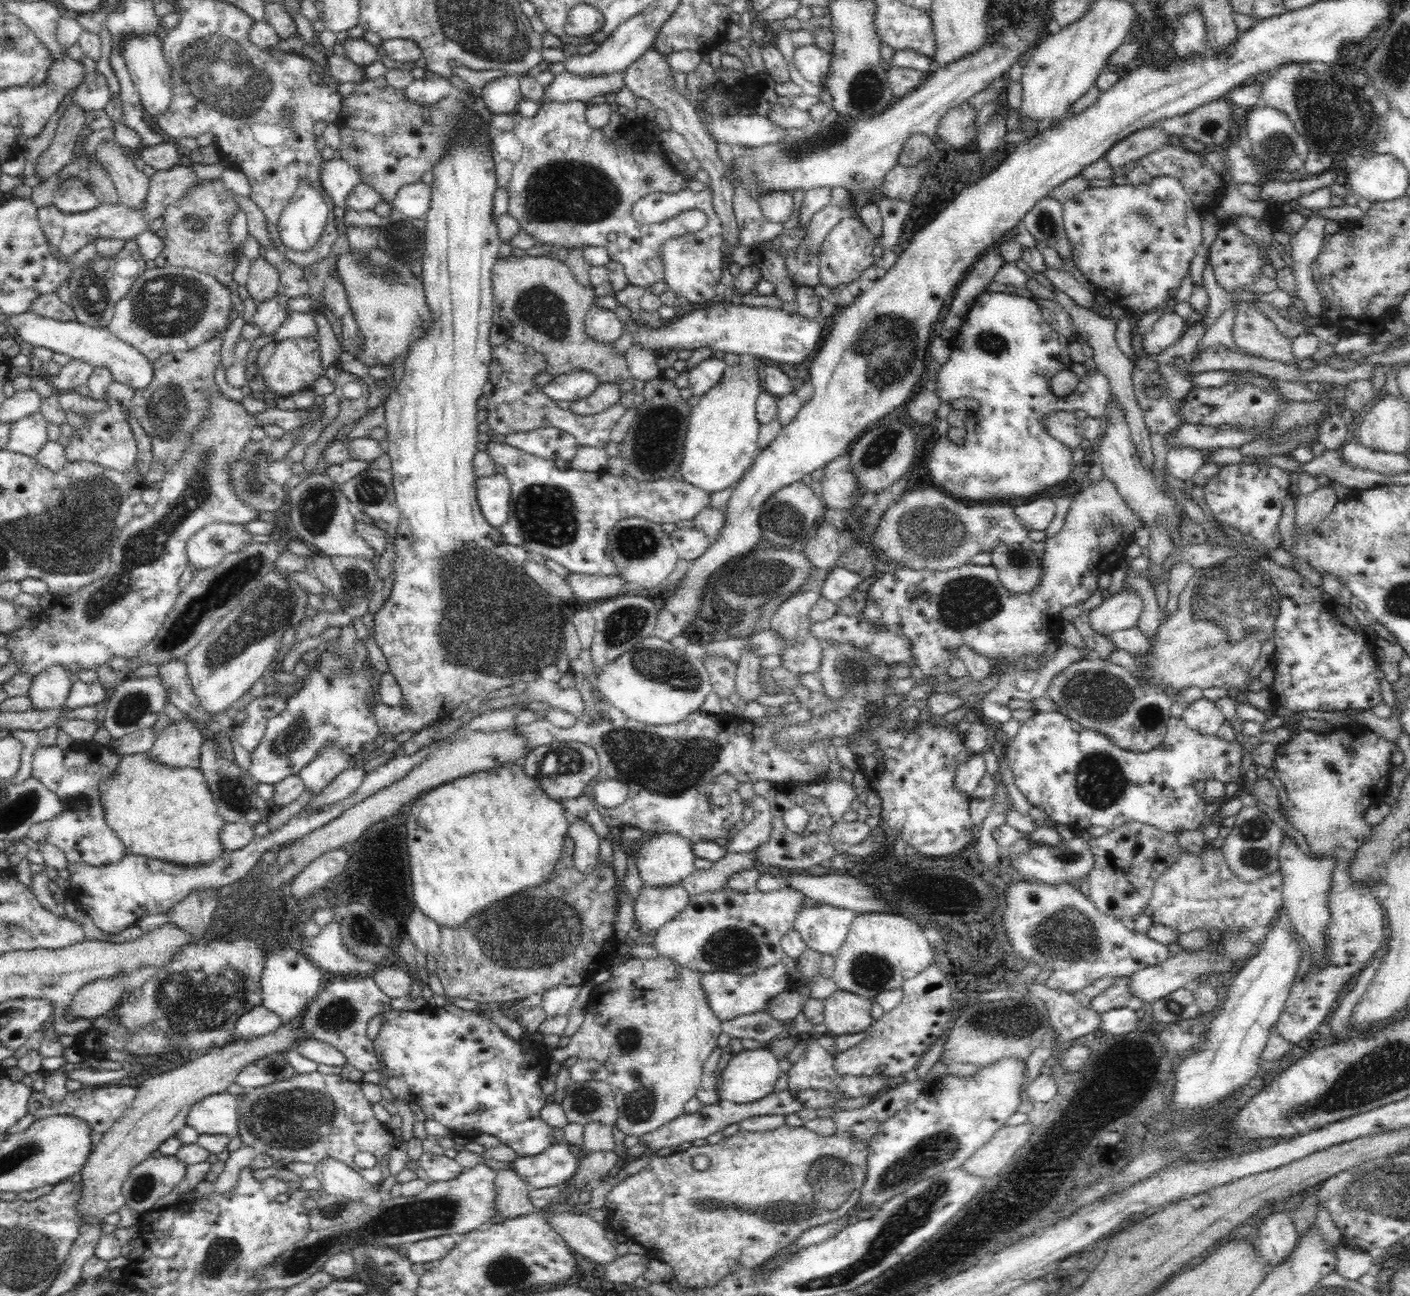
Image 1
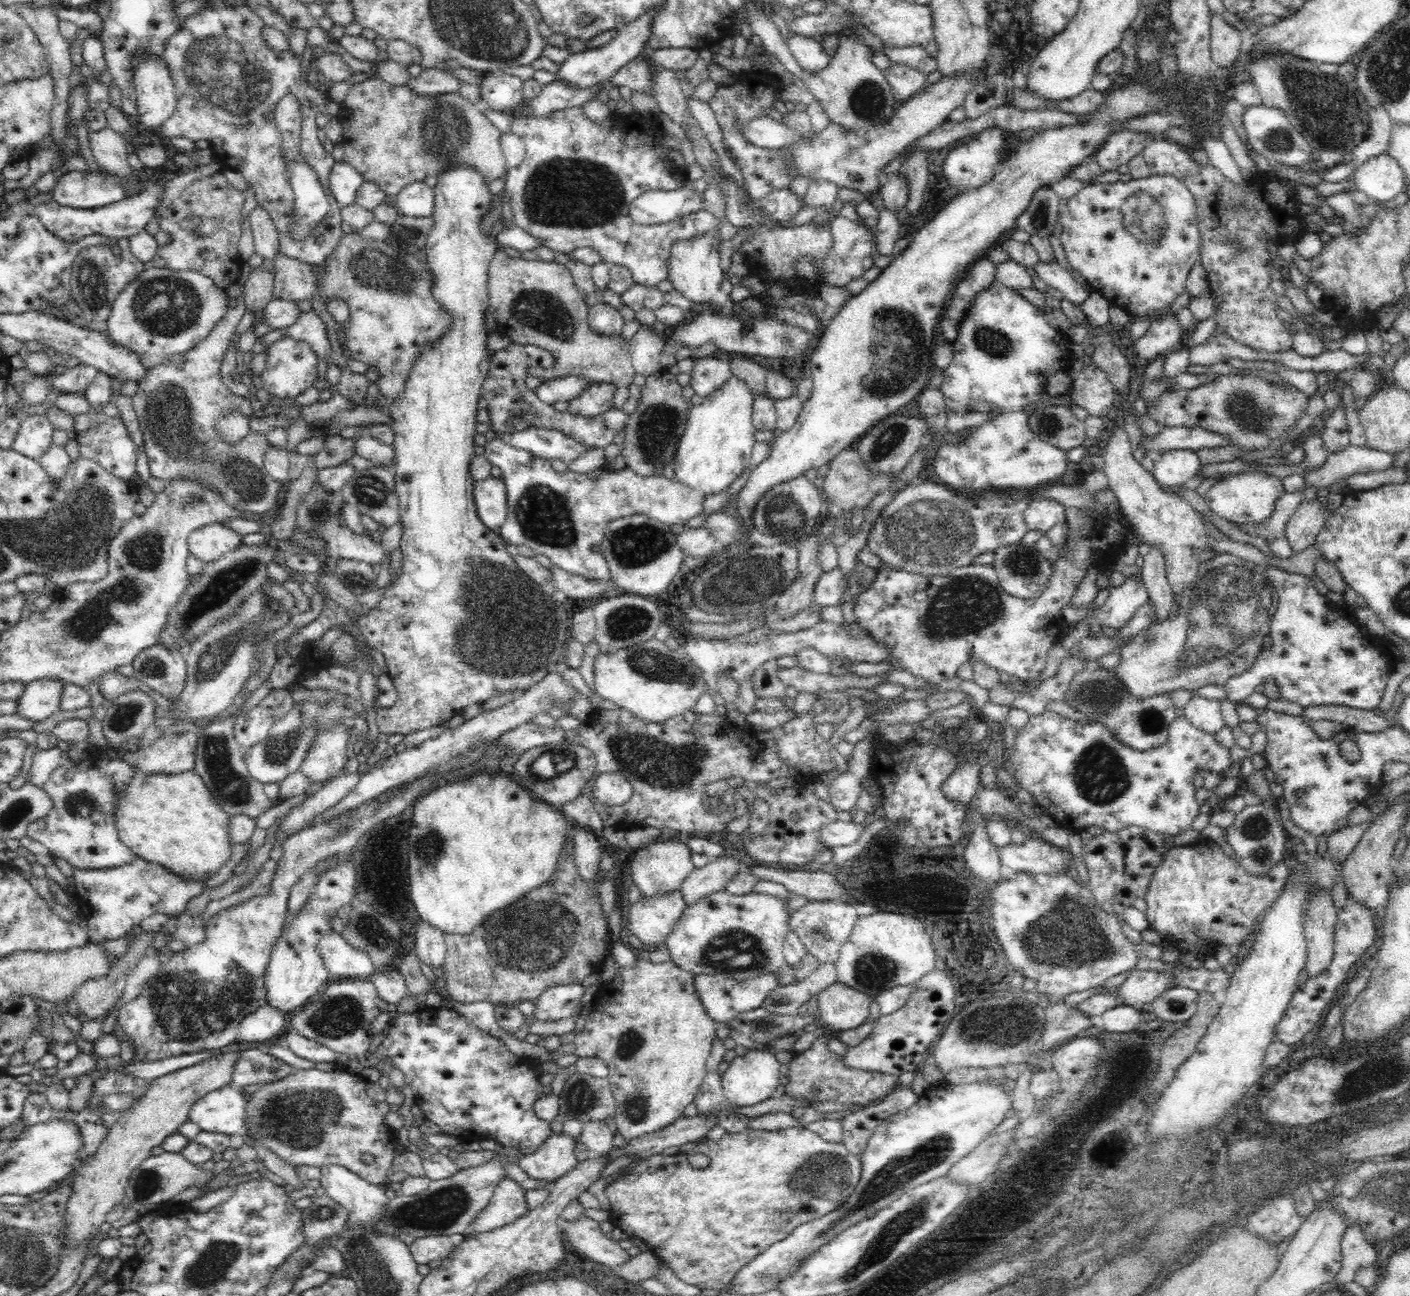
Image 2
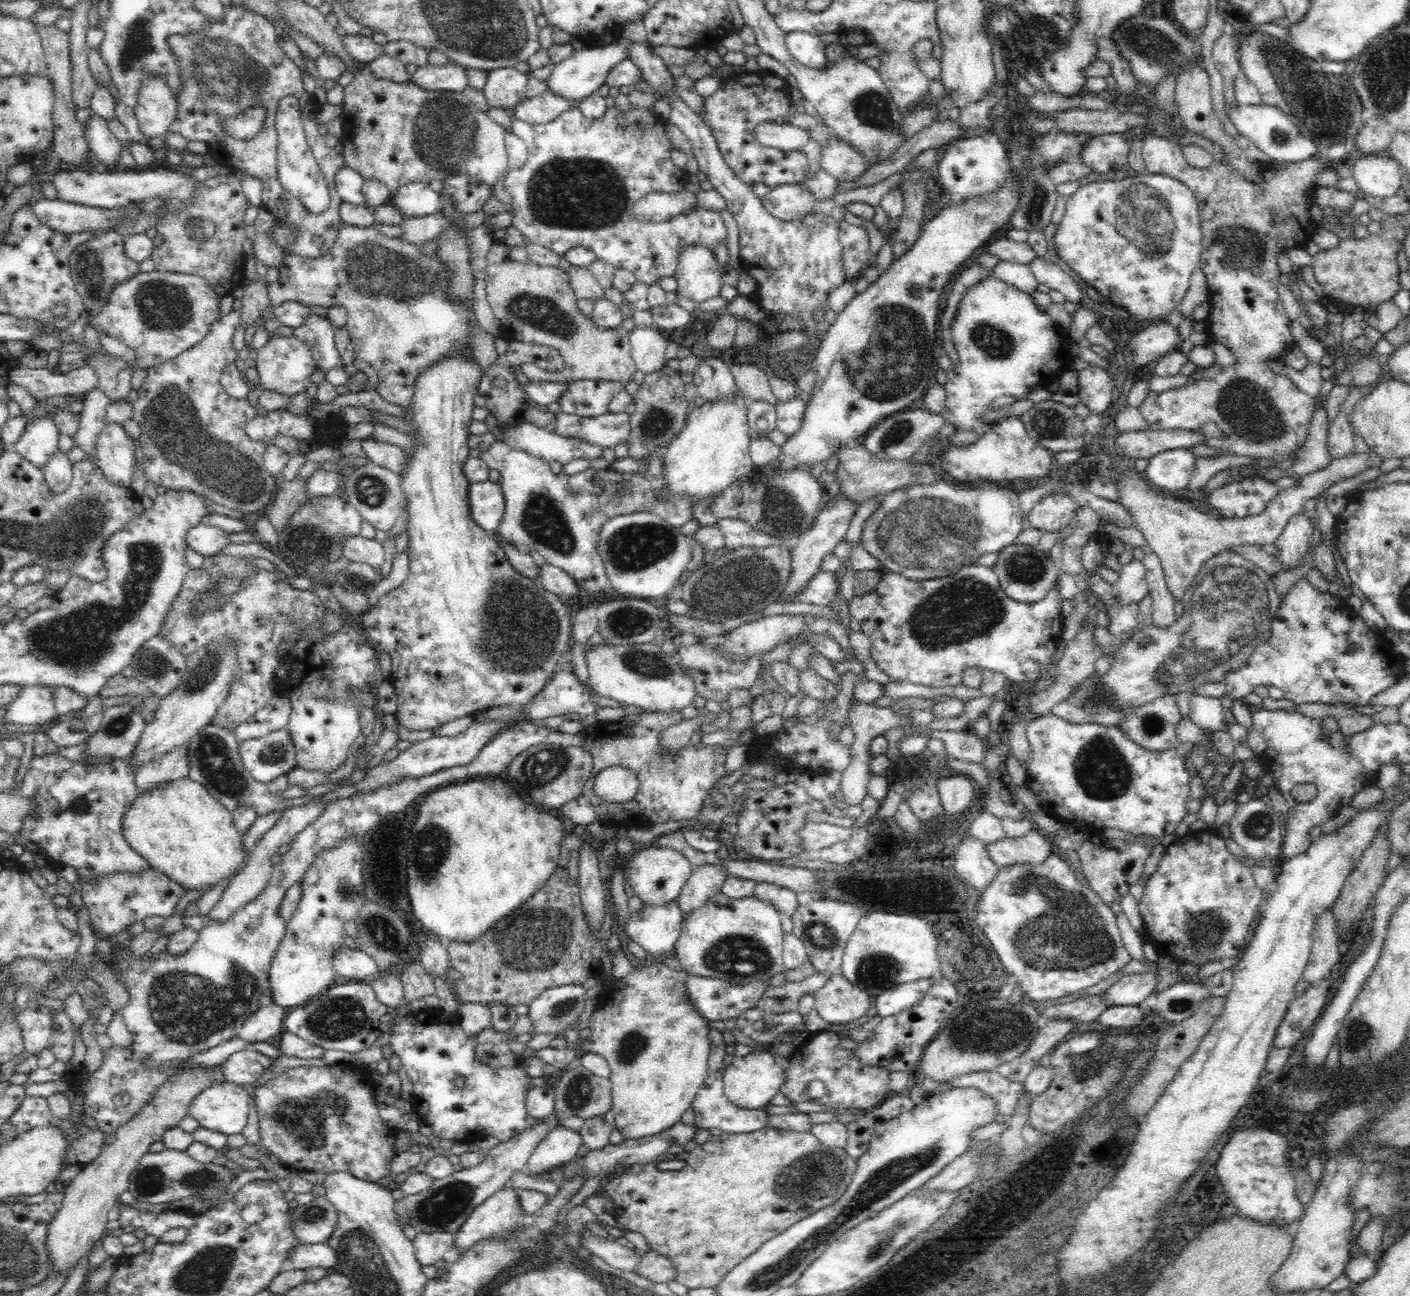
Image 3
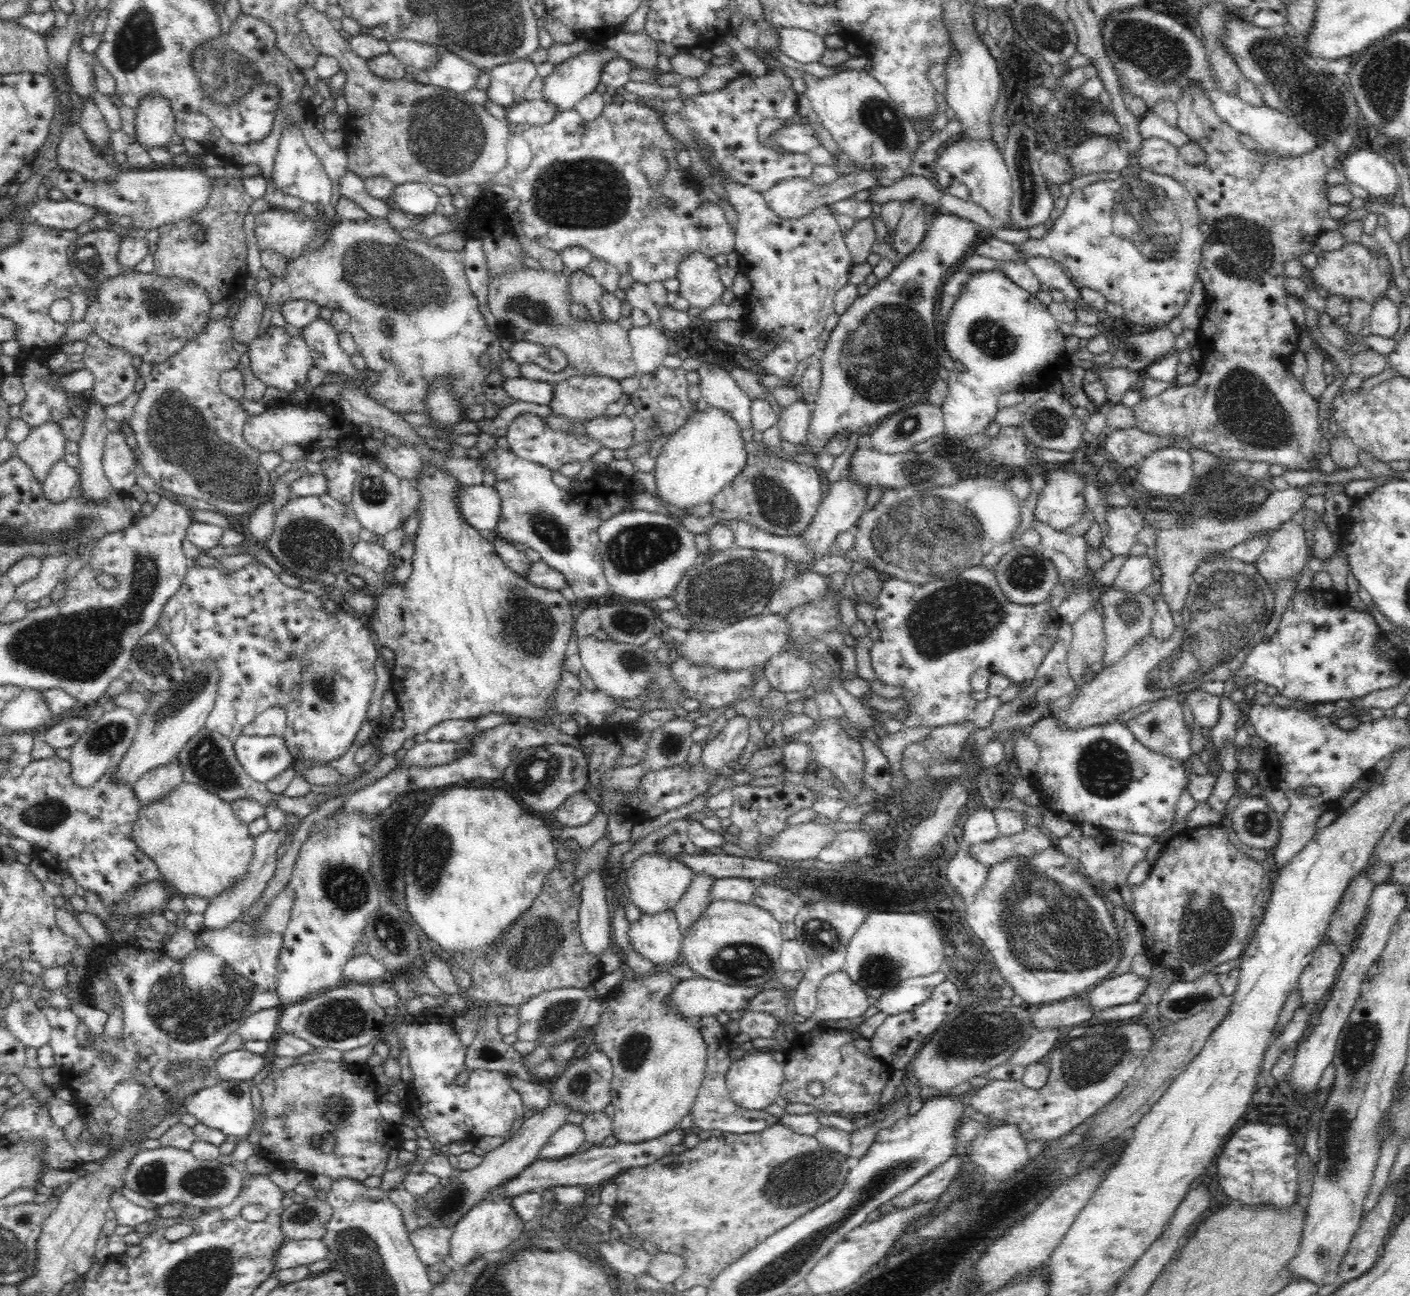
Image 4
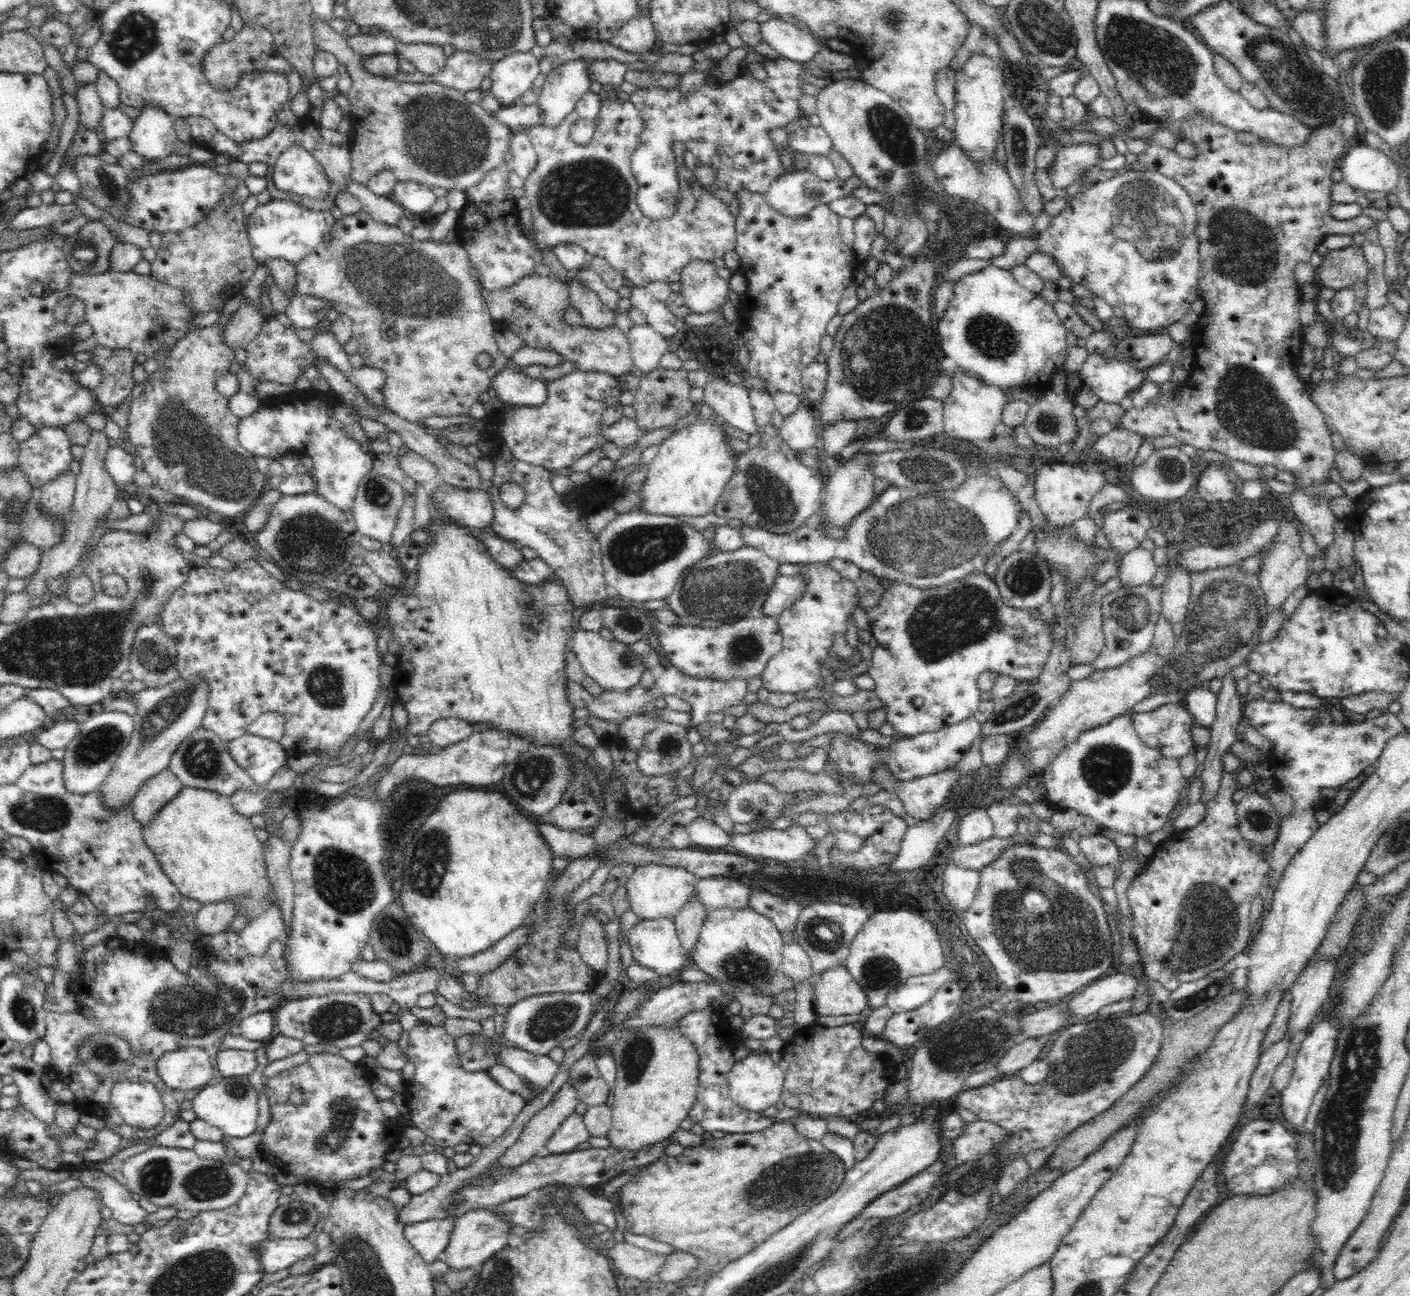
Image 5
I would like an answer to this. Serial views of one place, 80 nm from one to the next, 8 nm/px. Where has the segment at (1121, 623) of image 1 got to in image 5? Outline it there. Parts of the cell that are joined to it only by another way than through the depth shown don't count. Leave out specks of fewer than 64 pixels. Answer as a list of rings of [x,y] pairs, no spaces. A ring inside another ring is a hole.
[[[1139,545],[1122,558],[1120,580],[1127,586],[1150,585],[1158,568],[1153,553]]]

